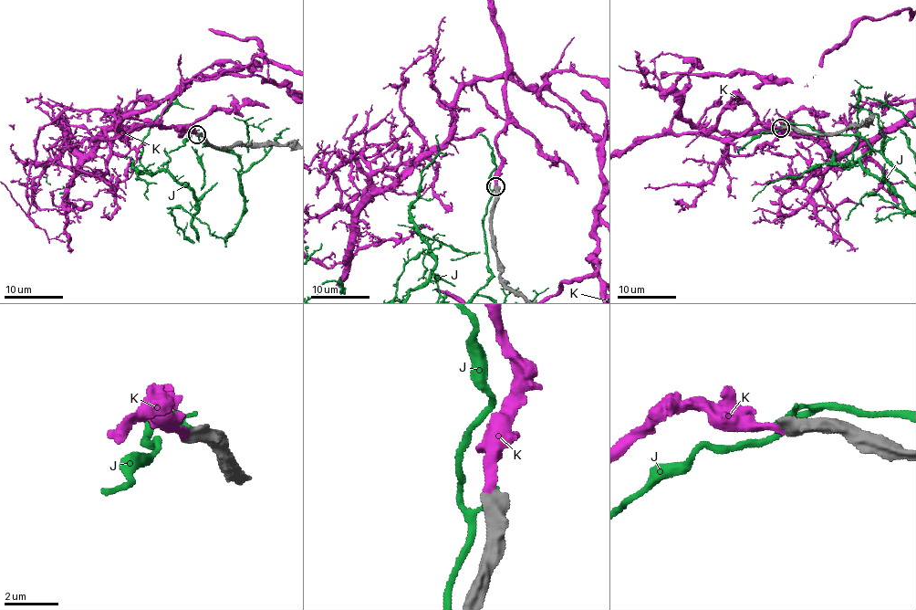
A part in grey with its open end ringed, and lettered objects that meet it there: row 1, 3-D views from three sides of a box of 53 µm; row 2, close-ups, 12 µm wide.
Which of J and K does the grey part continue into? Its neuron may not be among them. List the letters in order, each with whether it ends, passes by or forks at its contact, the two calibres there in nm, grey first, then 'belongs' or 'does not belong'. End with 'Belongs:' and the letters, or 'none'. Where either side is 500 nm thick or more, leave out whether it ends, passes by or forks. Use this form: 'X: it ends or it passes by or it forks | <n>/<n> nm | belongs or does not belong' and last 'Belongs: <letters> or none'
J: 550/160 nm | does not belong
K: 550/300 nm | belongs
Belongs: K

